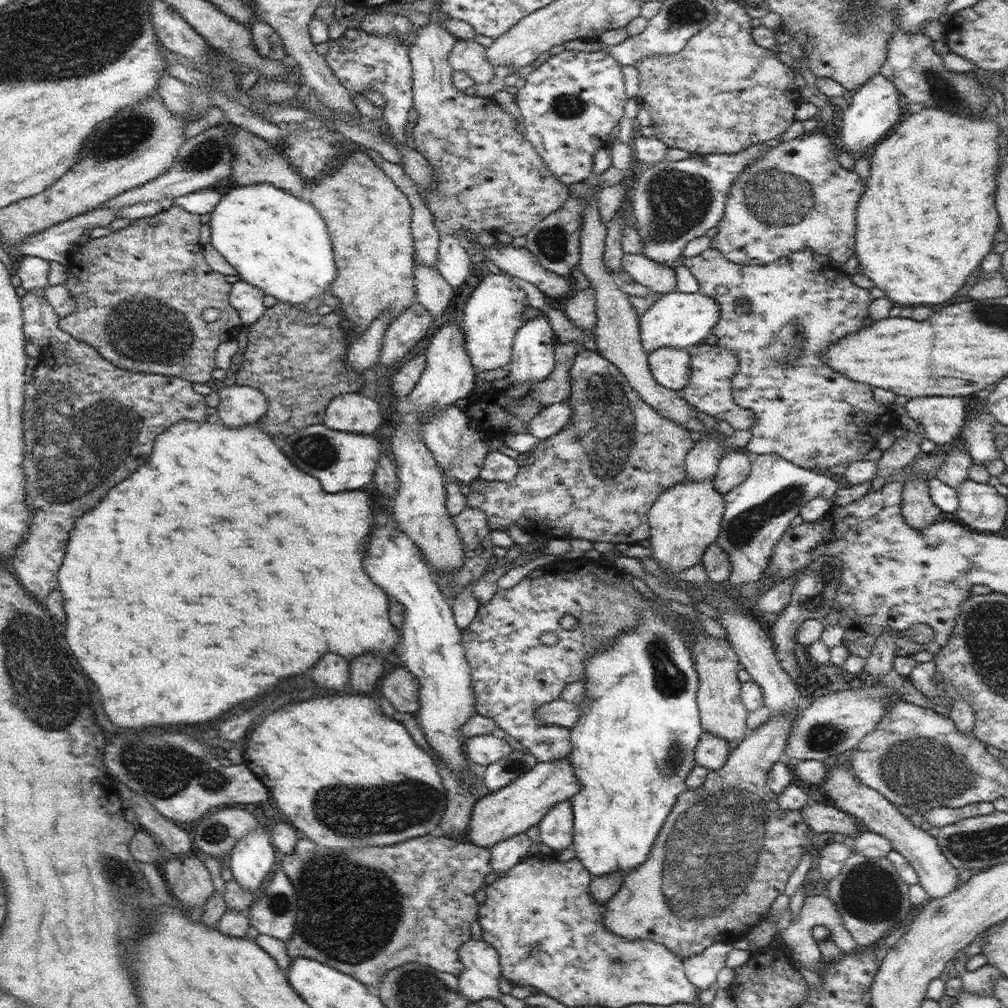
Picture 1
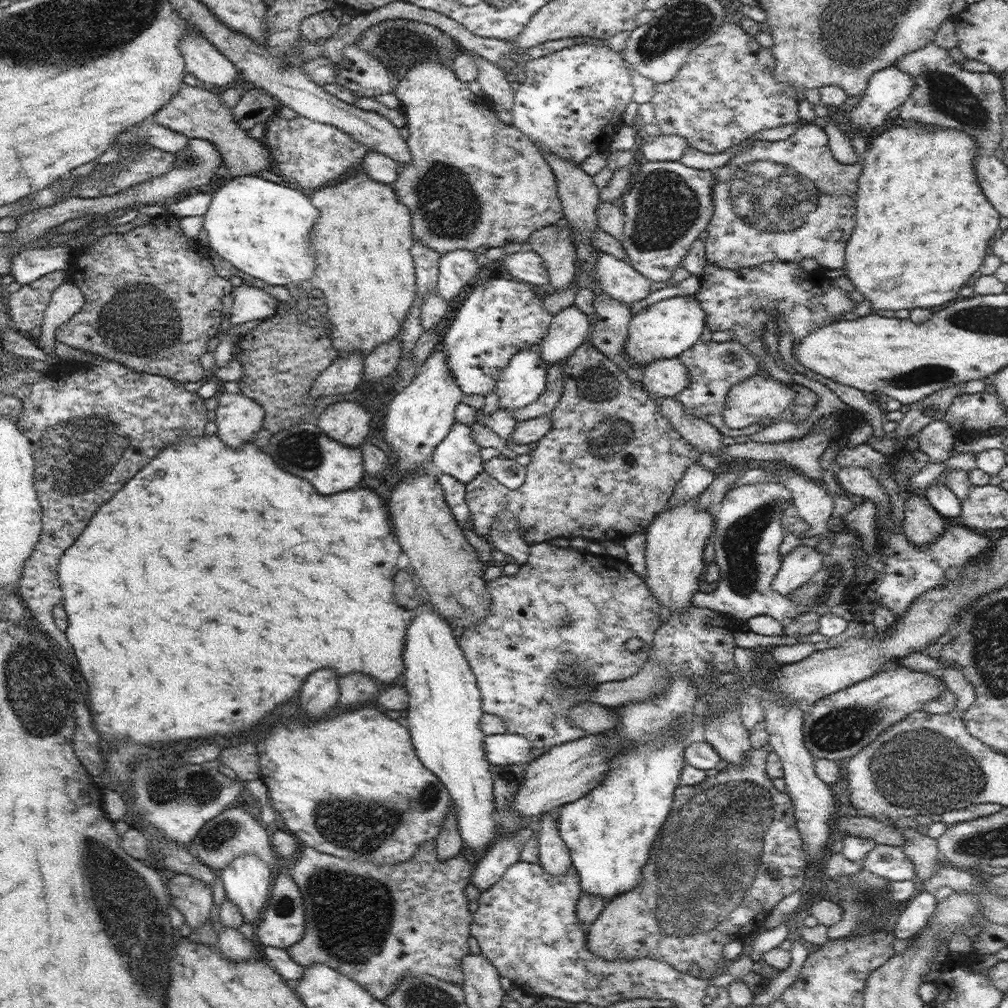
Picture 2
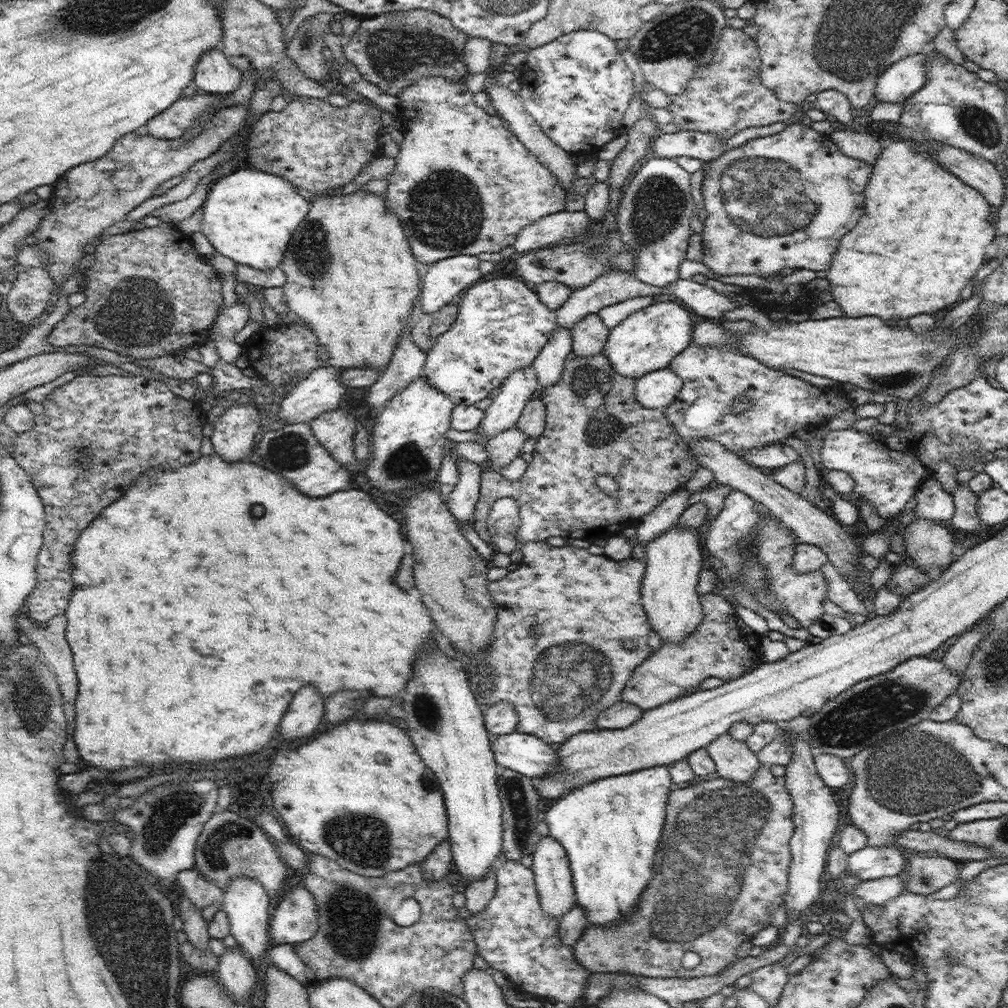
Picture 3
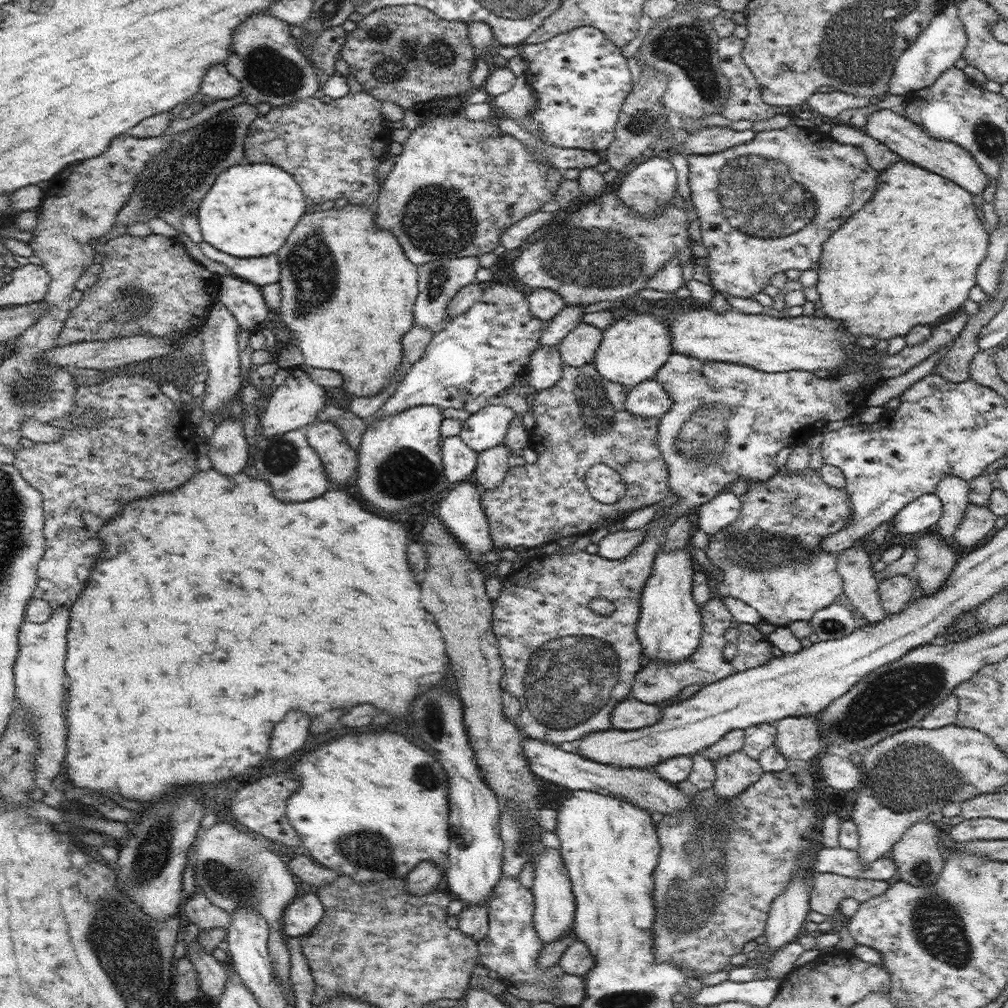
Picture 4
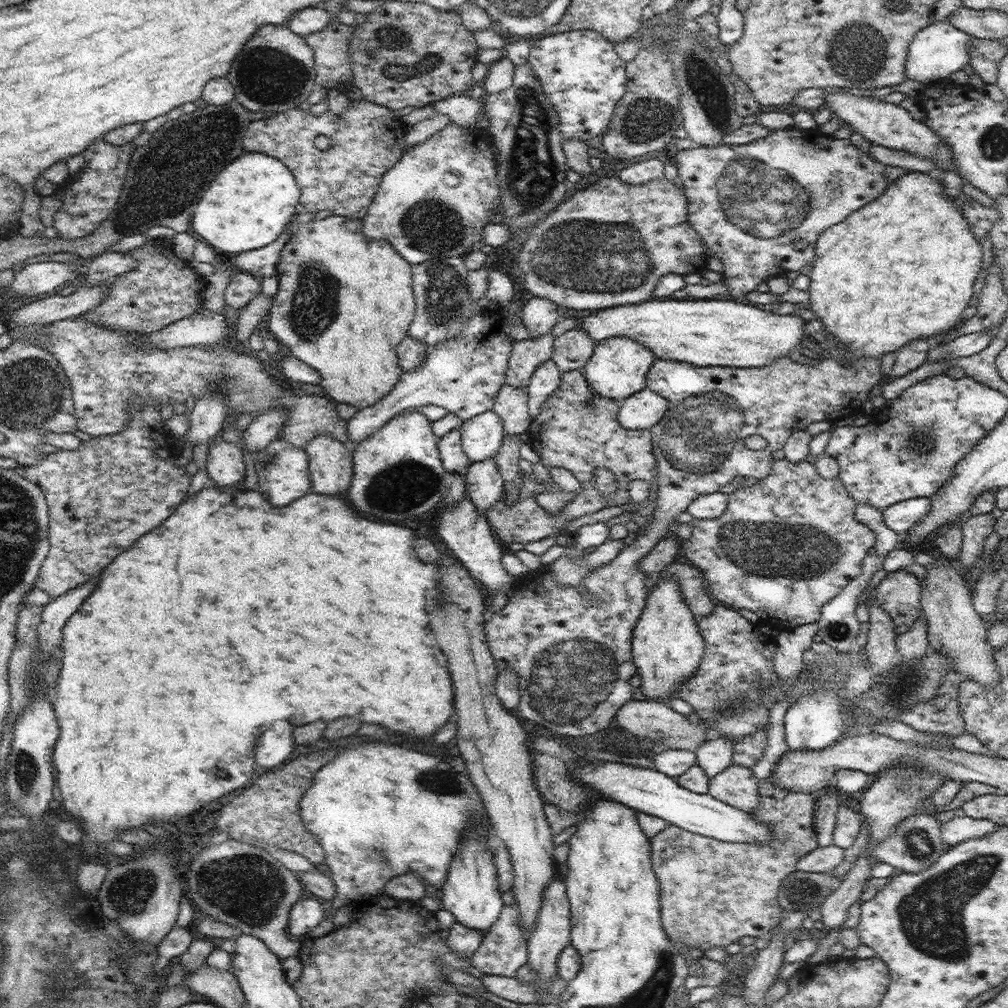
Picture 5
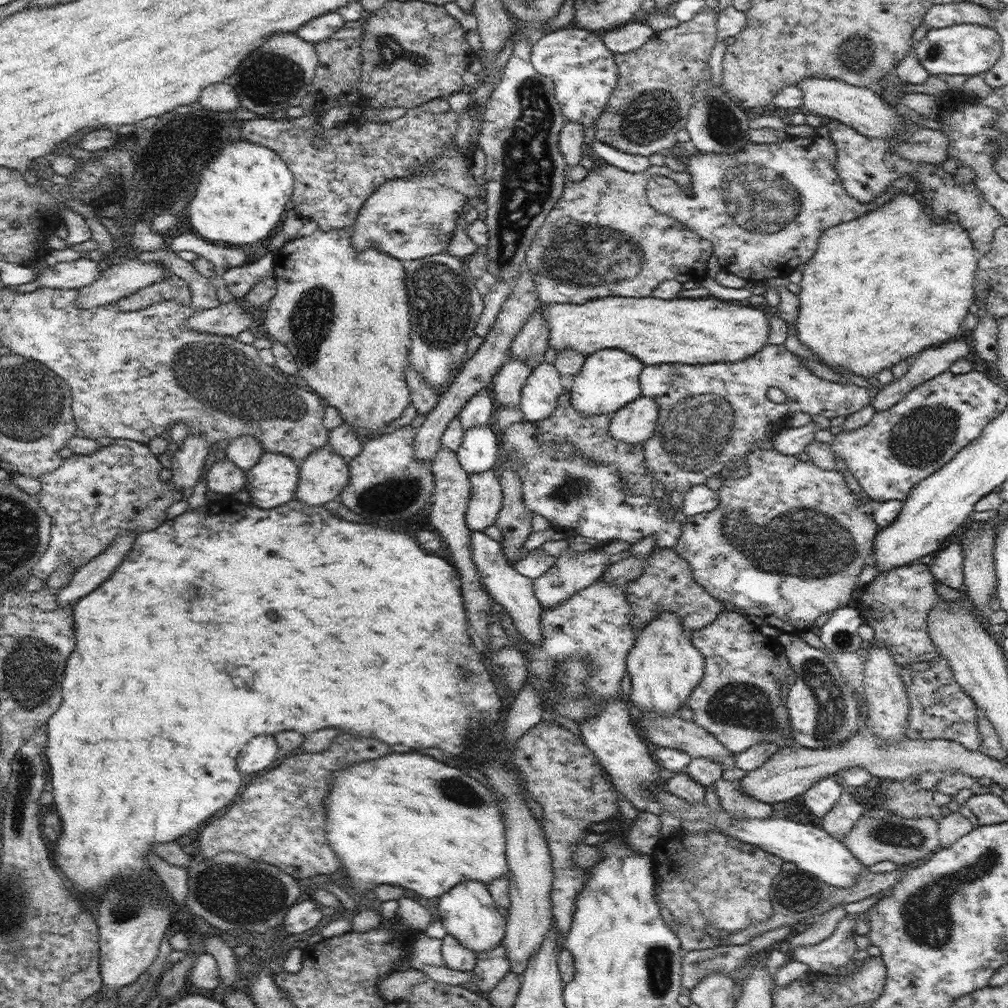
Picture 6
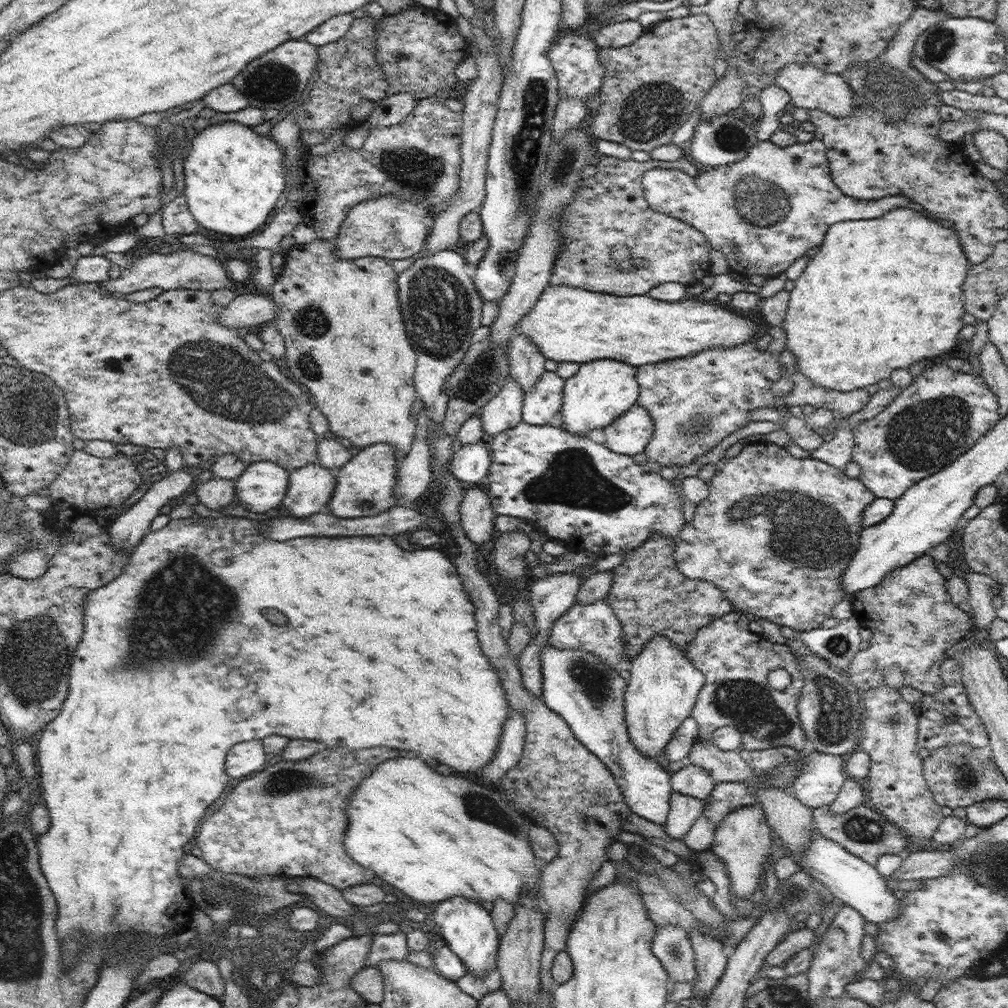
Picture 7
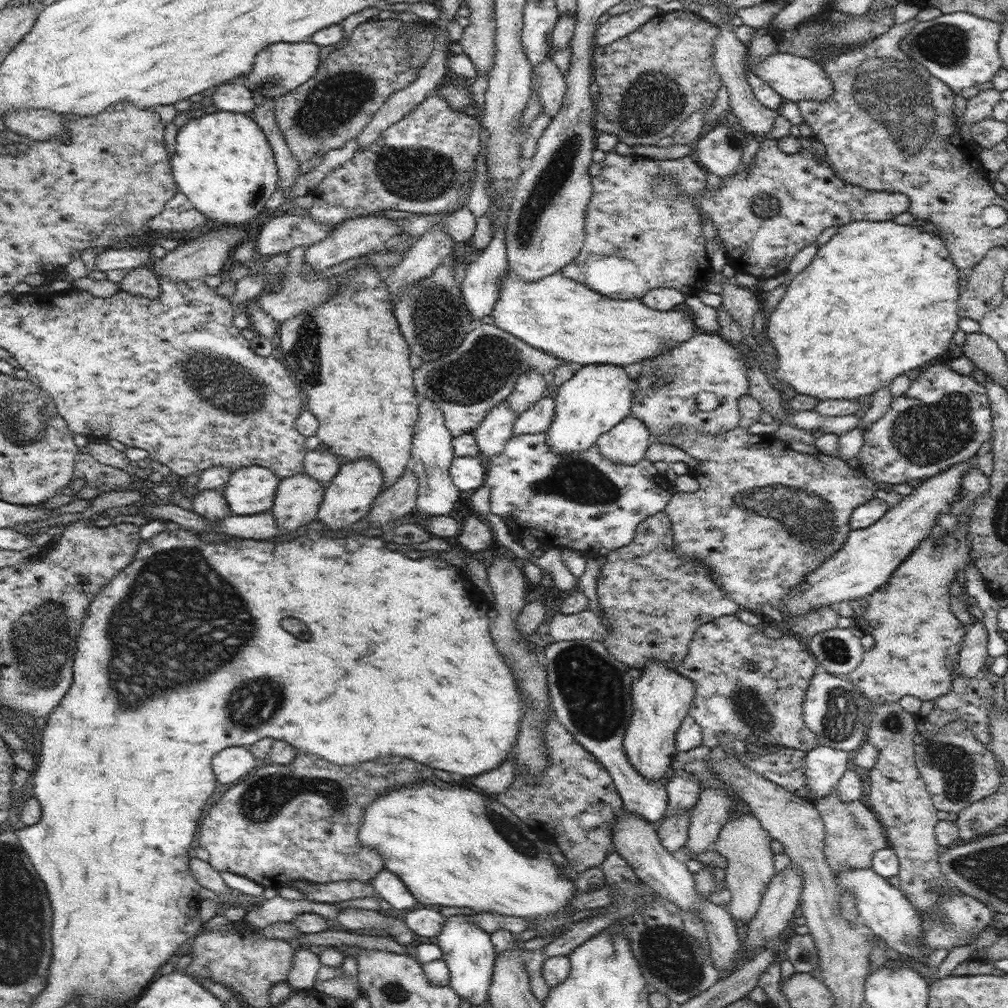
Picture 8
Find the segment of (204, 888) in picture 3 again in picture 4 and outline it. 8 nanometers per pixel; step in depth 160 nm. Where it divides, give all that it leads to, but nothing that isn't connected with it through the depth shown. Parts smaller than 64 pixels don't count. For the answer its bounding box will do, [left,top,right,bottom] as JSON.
[182,891,231,930]

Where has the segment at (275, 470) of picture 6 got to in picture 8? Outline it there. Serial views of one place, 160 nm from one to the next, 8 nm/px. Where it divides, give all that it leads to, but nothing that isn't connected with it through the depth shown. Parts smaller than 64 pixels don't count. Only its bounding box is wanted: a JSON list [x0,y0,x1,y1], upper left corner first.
[223,467,280,515]

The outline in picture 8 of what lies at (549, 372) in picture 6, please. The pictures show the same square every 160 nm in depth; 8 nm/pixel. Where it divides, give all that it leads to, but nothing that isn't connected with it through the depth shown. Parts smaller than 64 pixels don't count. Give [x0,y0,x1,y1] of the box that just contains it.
[513,397,555,434]

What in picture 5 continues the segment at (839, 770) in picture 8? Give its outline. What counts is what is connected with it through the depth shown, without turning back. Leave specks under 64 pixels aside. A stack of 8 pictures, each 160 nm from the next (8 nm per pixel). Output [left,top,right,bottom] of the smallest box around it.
[814,794,838,847]

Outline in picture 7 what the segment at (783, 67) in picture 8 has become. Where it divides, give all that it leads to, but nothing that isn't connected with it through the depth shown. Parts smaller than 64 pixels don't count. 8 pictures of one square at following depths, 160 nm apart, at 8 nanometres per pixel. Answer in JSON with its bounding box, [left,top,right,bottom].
[775,64,857,118]

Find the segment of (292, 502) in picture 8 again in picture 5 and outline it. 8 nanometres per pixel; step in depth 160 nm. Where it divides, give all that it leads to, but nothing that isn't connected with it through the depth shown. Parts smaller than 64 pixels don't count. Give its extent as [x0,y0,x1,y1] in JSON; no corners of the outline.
[306,435,353,495]

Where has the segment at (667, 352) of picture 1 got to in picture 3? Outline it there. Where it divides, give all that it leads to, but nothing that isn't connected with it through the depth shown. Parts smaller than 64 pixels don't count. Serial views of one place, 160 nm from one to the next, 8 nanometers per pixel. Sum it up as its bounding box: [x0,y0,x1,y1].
[635,368,682,410]

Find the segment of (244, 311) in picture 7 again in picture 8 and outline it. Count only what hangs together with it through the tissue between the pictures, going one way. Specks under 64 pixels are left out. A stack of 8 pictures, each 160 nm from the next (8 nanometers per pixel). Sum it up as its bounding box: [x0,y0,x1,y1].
[257,246,343,323]

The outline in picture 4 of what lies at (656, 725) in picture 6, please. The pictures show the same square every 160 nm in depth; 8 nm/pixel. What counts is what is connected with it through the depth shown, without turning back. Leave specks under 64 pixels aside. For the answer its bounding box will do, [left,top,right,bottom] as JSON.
[611,696,662,730]

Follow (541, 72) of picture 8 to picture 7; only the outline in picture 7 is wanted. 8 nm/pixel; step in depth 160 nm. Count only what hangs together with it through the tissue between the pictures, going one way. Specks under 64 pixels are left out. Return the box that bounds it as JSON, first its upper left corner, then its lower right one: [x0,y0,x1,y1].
[552,93,588,141]

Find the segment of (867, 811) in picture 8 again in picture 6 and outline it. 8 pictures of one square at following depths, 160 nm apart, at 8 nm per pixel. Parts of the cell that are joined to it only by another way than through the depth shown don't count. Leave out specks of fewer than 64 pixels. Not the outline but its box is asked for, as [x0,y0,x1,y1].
[842,812,943,868]

